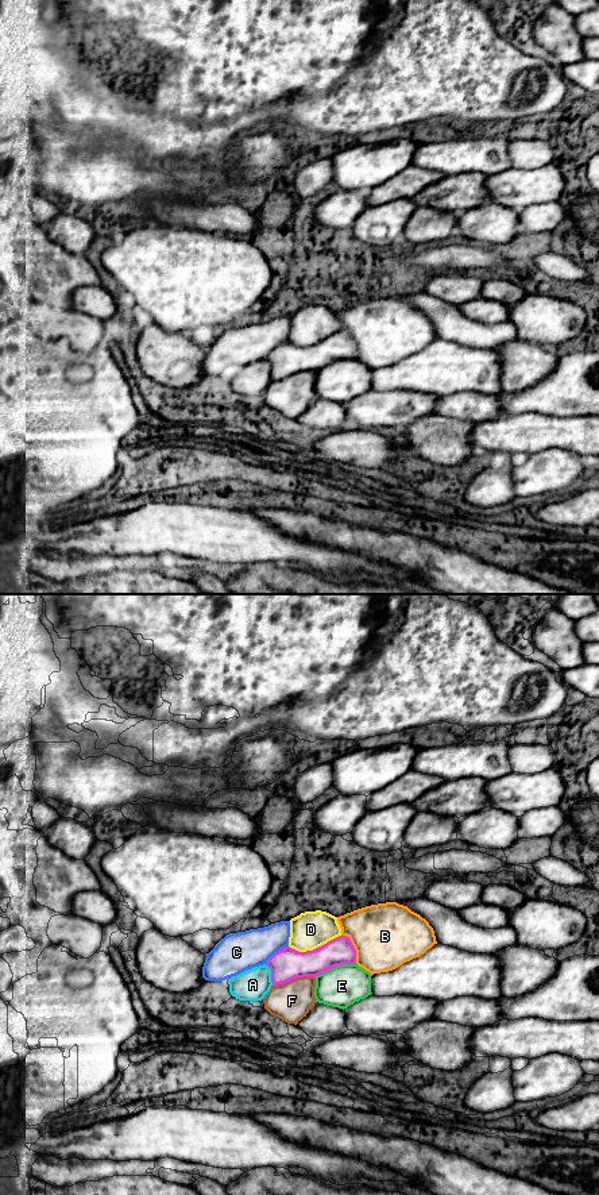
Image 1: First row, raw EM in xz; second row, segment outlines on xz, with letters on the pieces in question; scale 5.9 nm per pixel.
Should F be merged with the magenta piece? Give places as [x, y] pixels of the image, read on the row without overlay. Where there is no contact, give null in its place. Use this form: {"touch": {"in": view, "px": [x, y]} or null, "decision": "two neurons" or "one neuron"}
{"touch": {"in": "xz", "px": [293, 373]}, "decision": "two neurons"}

